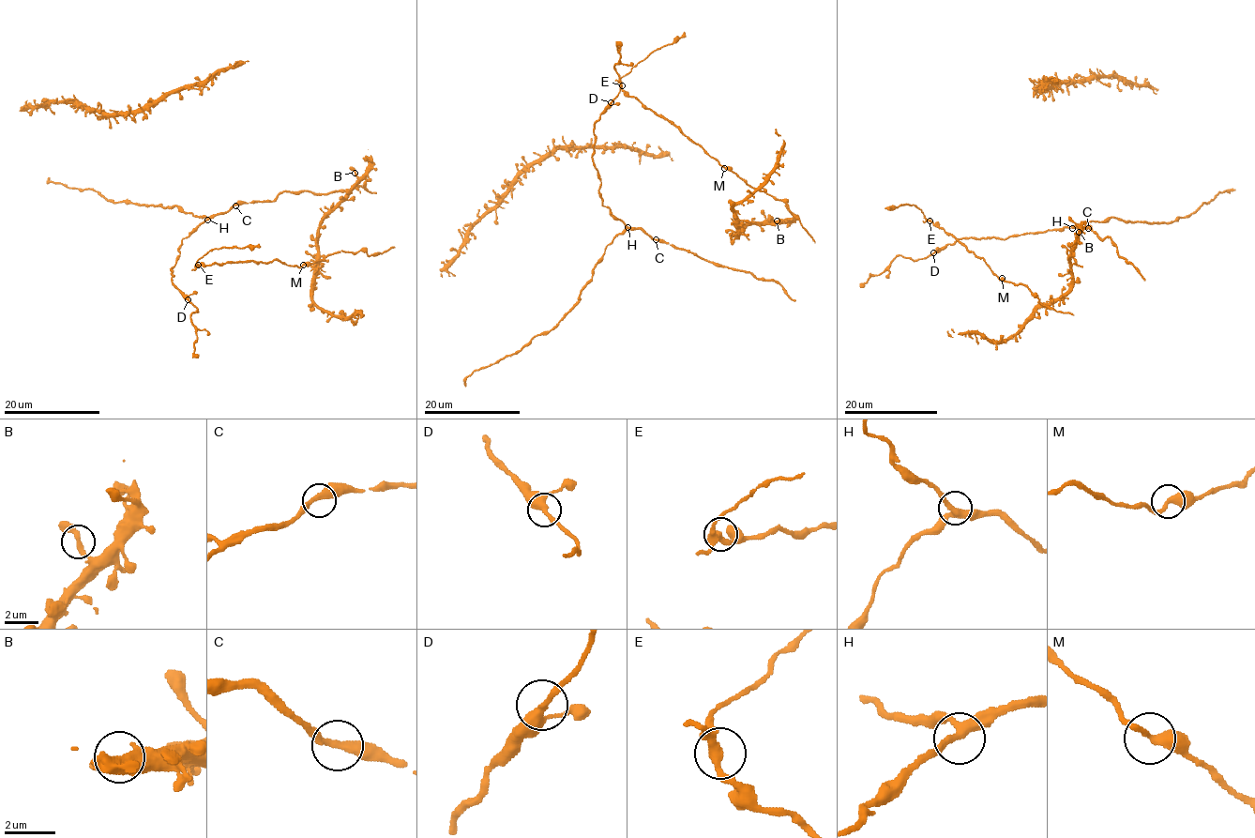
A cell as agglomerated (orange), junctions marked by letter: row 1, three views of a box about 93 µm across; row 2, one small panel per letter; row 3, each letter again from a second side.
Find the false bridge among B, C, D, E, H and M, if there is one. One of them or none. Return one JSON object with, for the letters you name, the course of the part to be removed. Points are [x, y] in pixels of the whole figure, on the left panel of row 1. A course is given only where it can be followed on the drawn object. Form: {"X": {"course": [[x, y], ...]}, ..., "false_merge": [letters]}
{"false_merge": []}

